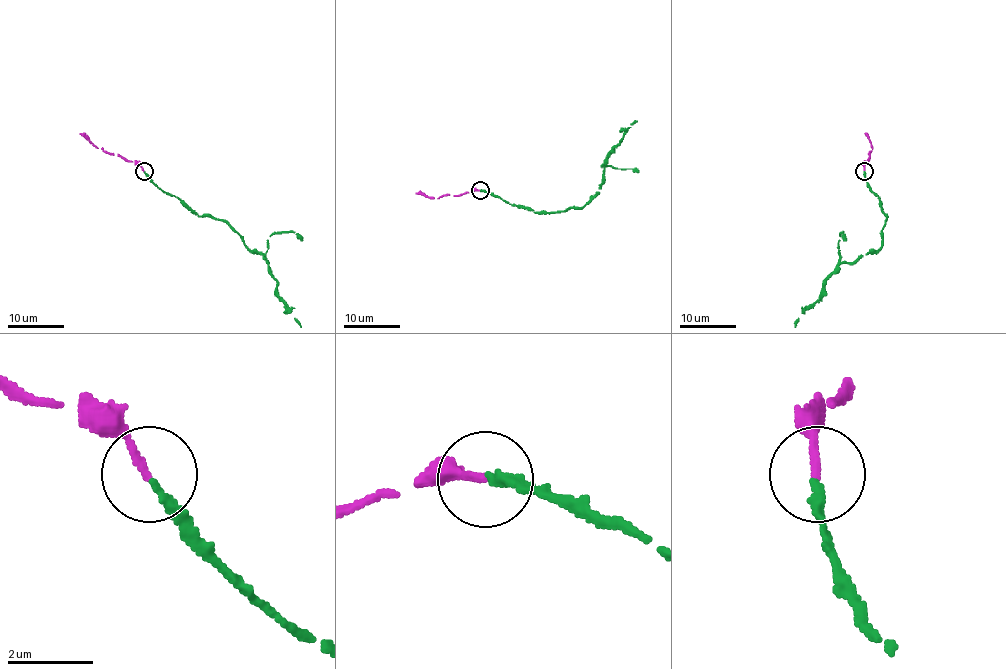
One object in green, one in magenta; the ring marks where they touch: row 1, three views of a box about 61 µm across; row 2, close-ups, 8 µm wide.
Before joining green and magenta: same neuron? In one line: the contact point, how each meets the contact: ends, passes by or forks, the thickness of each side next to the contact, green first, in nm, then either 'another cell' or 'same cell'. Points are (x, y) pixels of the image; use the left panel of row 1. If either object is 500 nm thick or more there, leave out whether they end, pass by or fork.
(144, 171) | green ends | magenta ends | 200/180 nm | same cell

